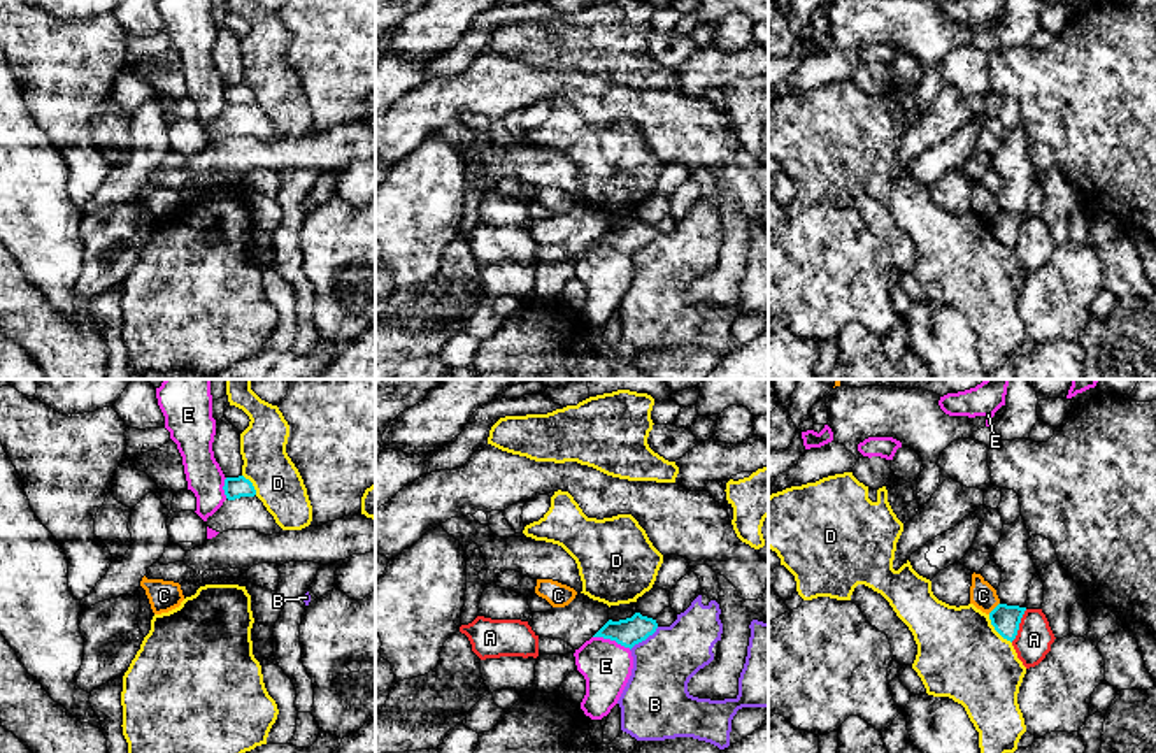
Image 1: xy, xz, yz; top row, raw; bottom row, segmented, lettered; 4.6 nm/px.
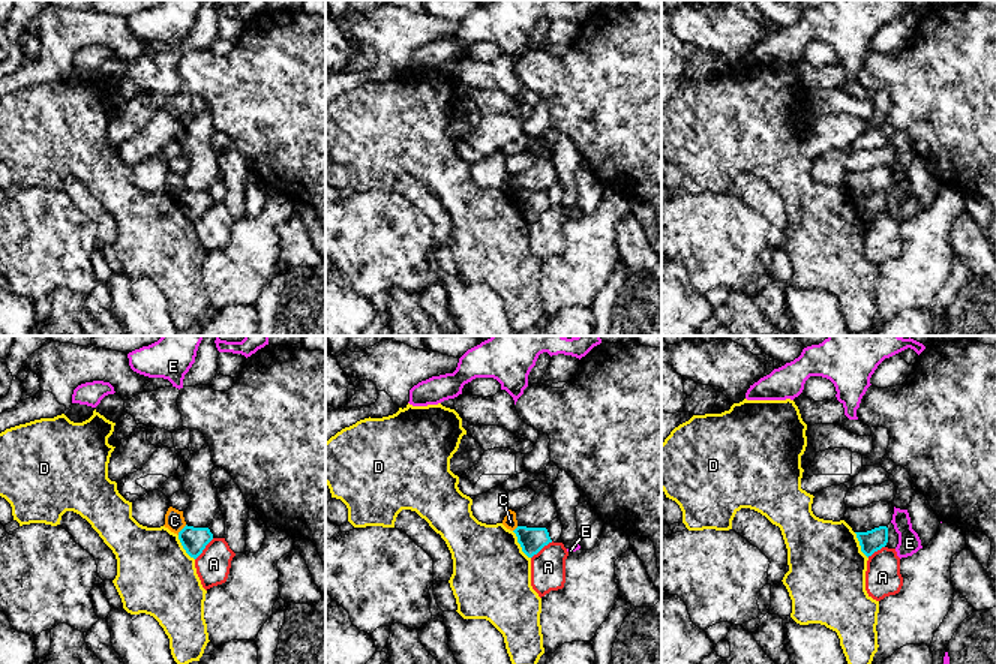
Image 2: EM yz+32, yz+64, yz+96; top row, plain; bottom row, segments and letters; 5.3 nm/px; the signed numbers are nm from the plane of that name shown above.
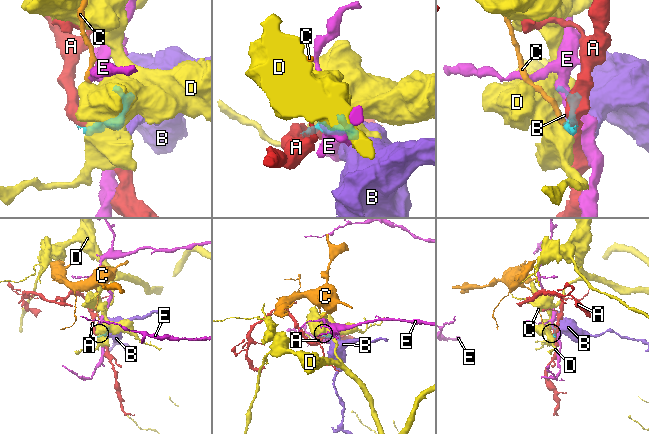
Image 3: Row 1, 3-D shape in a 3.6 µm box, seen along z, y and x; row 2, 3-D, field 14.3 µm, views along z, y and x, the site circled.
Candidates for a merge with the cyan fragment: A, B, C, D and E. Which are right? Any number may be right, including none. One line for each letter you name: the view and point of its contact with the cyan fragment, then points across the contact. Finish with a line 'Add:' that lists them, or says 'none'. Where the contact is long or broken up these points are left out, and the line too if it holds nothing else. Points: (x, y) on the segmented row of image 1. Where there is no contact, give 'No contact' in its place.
C: Touches cyan at yz (995, 608). Path across: yz (1006, 618), (995, 608), (983, 595)
Add: C

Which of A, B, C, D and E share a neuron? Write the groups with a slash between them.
A / B / C / D / E

